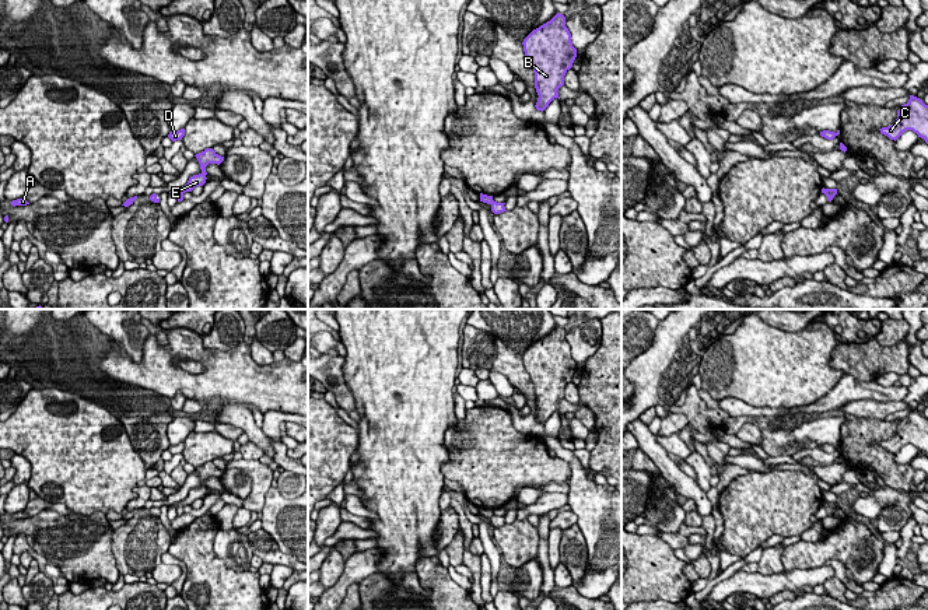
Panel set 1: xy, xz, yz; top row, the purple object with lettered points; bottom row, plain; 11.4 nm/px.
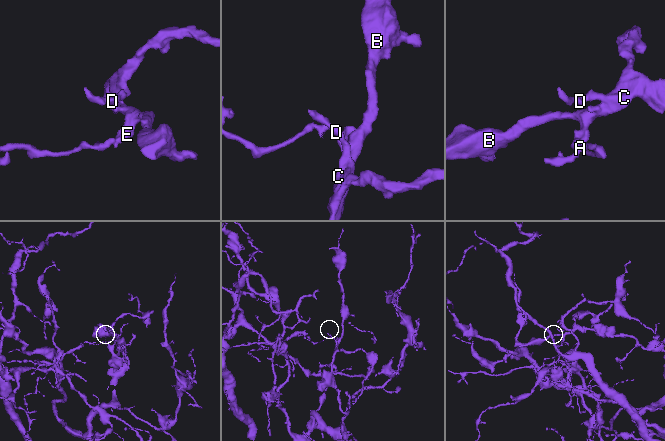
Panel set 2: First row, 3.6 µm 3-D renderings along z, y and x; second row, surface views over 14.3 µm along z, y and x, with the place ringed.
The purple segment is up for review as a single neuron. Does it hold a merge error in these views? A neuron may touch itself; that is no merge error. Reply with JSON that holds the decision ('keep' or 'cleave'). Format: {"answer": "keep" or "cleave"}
{"answer": "cleave"}

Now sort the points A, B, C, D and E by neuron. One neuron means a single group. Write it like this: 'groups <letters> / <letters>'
groups A / B C D E

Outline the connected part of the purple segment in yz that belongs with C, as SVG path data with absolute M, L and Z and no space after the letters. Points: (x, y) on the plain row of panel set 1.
M910 409L907 417L897 424L897 432L892 439L879 442L890 453L897 453L906 444L913 444L928 458L928 418L922 413Z

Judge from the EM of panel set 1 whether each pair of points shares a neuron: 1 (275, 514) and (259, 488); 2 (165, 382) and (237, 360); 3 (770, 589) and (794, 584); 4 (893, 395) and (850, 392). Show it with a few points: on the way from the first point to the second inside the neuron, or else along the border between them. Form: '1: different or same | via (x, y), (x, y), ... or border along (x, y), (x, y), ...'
1: different | border along (270, 486), (261, 511)
2: same | via (184, 382), (214, 382), (219, 378)
3: same | via (776, 584), (788, 584)
4: same | via (882, 392), (861, 392)

